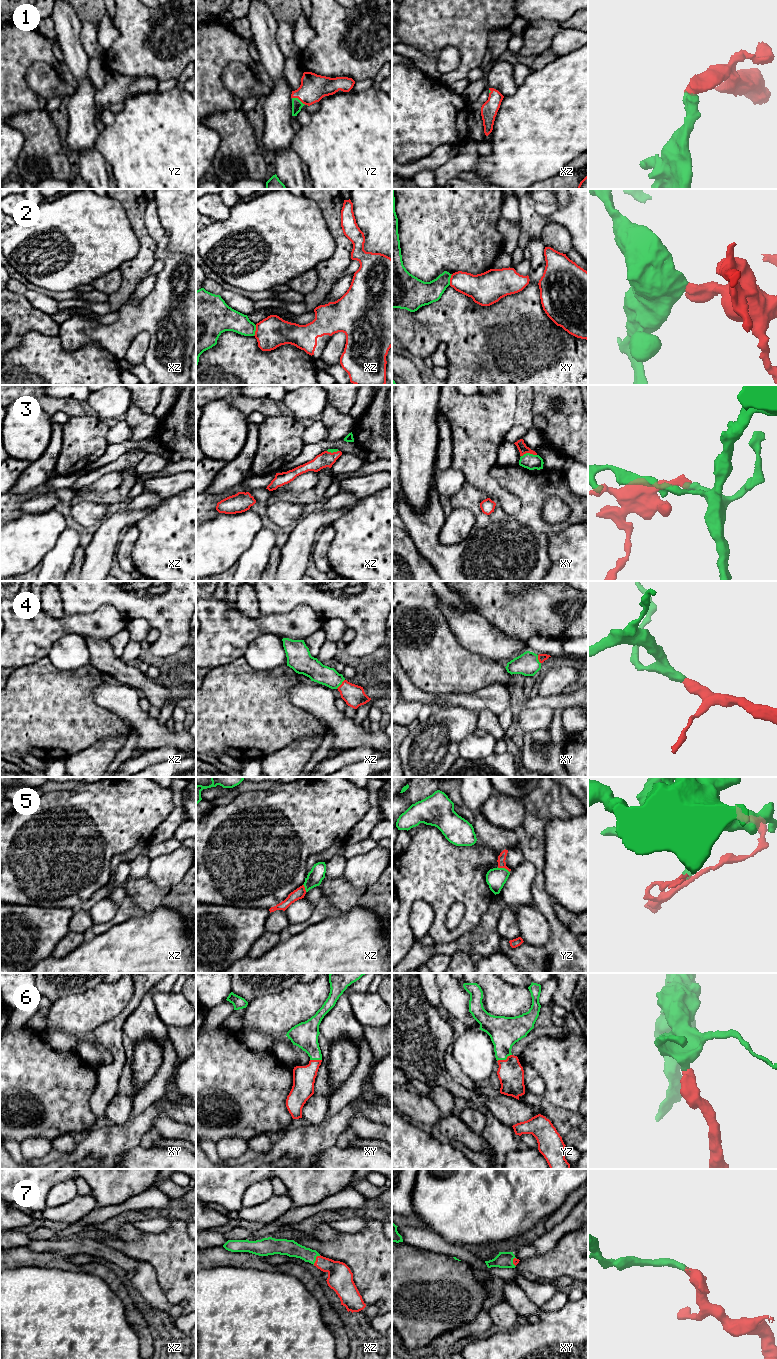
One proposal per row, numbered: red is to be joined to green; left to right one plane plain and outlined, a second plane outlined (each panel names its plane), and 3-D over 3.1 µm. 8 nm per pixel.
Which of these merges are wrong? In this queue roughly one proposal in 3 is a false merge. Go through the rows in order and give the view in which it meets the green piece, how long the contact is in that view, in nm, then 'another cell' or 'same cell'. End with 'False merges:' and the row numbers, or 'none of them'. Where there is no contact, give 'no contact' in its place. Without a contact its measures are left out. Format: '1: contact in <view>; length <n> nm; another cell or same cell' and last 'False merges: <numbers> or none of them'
1: contact in yz; length 130 nm; same cell
2: contact in xz; length 90 nm; another cell
3: contact in xy; length 130 nm; same cell
4: contact in xz; length 100 nm; same cell
5: contact in yz; length 110 nm; another cell
6: contact in yz; length 130 nm; same cell
7: contact in xz; length 100 nm; same cell
False merges: 2, 5

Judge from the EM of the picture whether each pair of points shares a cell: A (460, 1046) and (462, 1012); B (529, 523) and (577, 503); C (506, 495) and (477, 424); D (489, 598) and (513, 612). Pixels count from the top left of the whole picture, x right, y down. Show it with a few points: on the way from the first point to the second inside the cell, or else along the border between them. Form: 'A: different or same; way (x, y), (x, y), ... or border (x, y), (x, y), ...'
A: different; border (466, 1027), (478, 1029)
B: same; way (543, 527), (561, 526), (572, 517)
C: same; way (487, 482), (477, 472), (477, 443)
D: same; way (495, 600), (507, 612)

